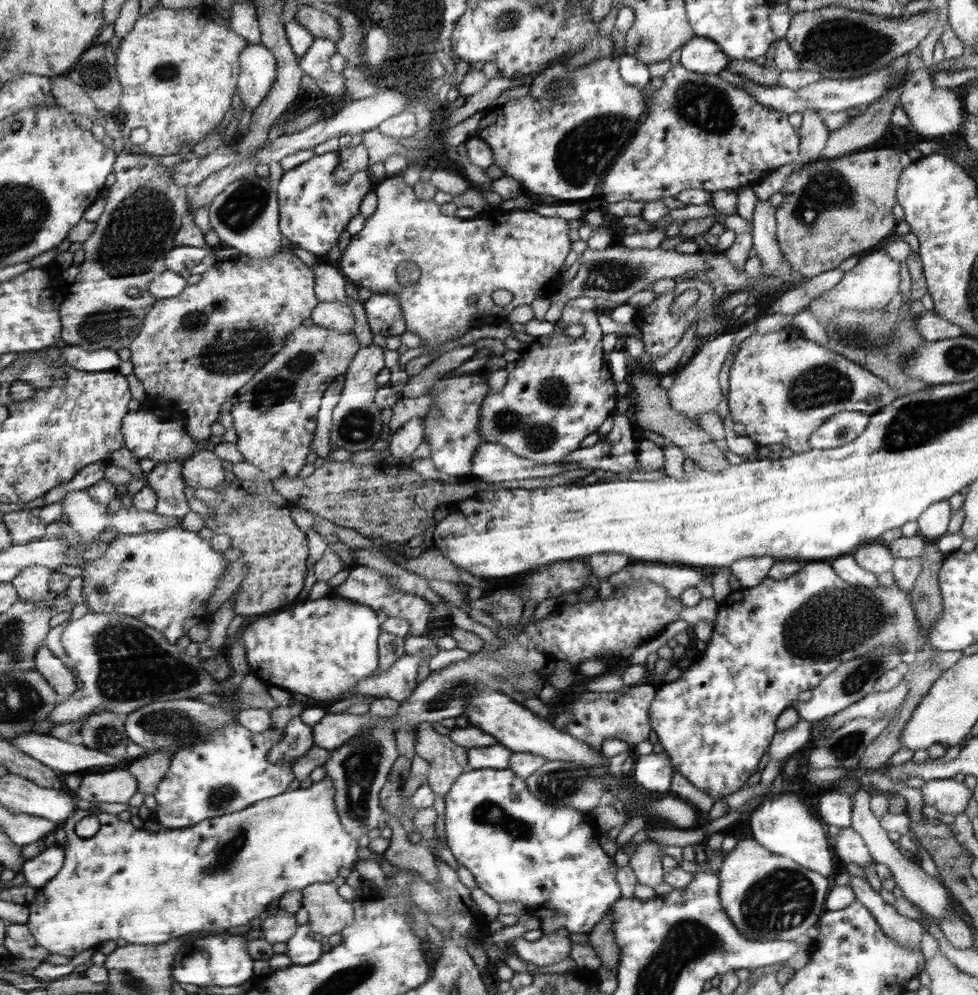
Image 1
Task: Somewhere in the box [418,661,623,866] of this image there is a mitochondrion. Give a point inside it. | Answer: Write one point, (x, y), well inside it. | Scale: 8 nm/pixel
(487, 813)

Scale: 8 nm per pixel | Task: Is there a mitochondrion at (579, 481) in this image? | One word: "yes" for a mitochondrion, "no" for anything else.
no

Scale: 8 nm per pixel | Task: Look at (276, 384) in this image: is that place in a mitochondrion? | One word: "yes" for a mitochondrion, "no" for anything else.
yes

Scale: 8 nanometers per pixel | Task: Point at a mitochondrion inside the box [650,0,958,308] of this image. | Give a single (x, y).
(839, 44)

